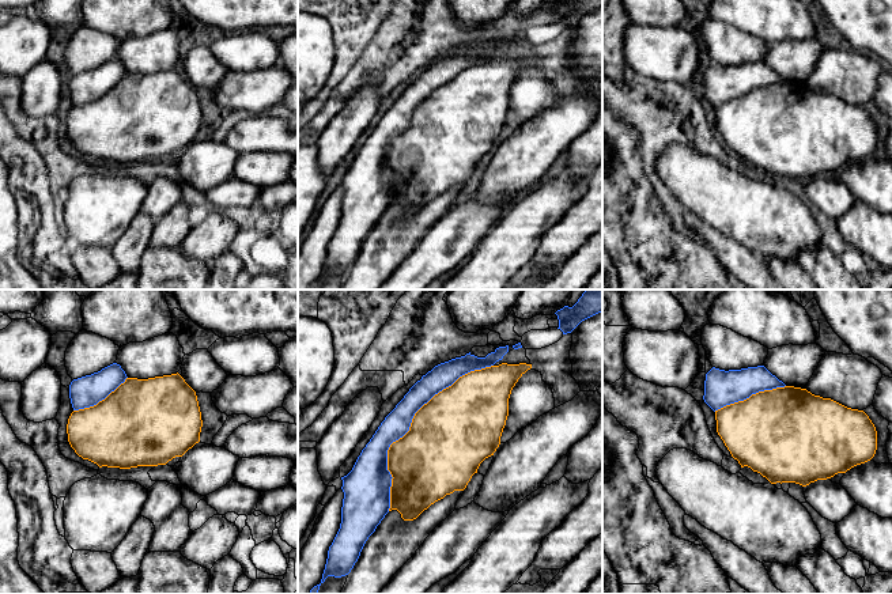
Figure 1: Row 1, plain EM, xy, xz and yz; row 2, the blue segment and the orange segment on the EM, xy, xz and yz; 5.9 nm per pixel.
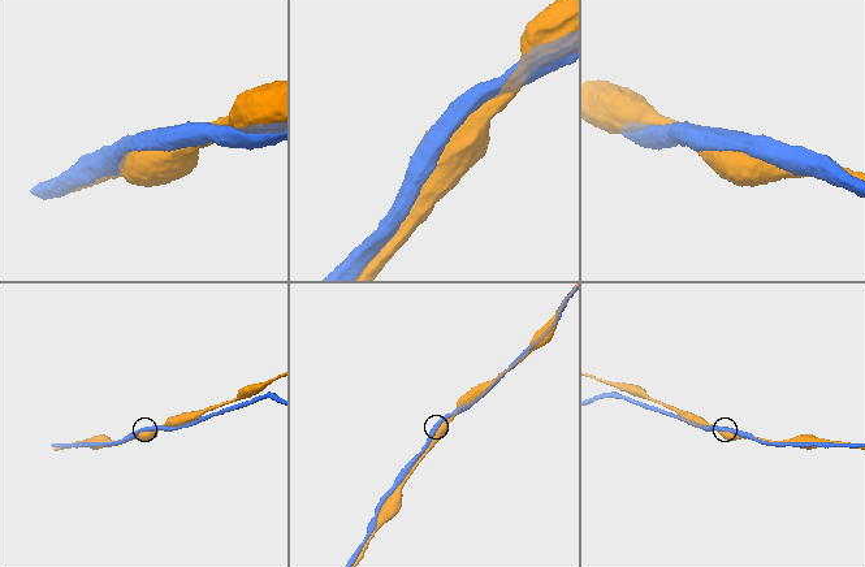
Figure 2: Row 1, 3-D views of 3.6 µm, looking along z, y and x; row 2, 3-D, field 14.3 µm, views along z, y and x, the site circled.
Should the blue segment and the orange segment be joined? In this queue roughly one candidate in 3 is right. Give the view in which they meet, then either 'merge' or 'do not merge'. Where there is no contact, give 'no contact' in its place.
meets blue in xz; do not merge

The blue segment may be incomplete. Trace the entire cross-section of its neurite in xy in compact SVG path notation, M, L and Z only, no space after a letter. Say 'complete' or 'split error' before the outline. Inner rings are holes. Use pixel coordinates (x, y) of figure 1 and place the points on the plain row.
complete | M113 58L98 68L73 75L69 80L69 94L73 106L97 101L126 75L120 60Z

